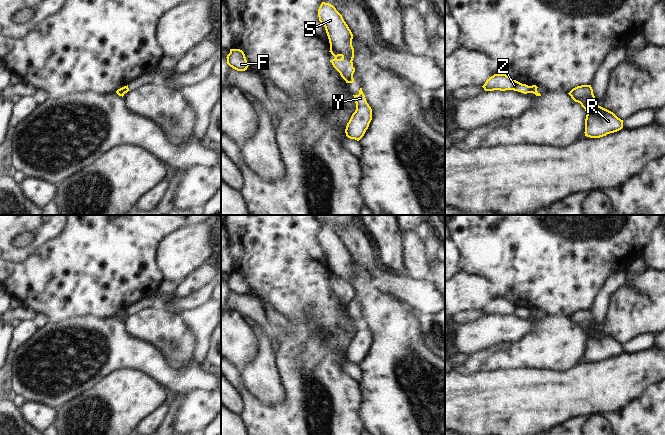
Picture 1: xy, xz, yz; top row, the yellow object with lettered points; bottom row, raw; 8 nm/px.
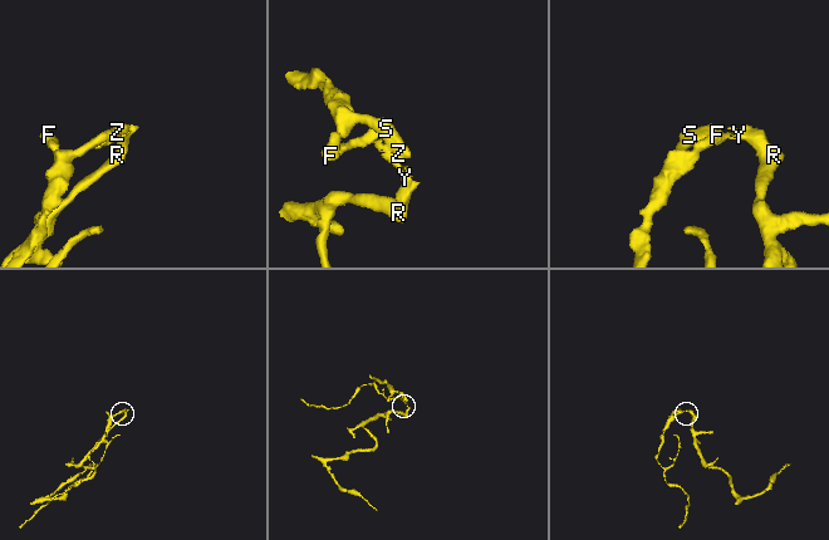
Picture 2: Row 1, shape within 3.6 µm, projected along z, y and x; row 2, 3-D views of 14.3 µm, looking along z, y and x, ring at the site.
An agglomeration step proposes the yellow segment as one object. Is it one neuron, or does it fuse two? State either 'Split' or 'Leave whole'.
Split.

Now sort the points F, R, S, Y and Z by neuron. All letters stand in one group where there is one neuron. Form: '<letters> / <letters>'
F S Z / R Y

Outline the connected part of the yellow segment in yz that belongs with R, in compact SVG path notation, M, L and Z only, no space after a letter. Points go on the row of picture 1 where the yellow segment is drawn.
M591 85L577 86L568 94L586 111L585 136L600 138L623 128L623 120L597 104Z

